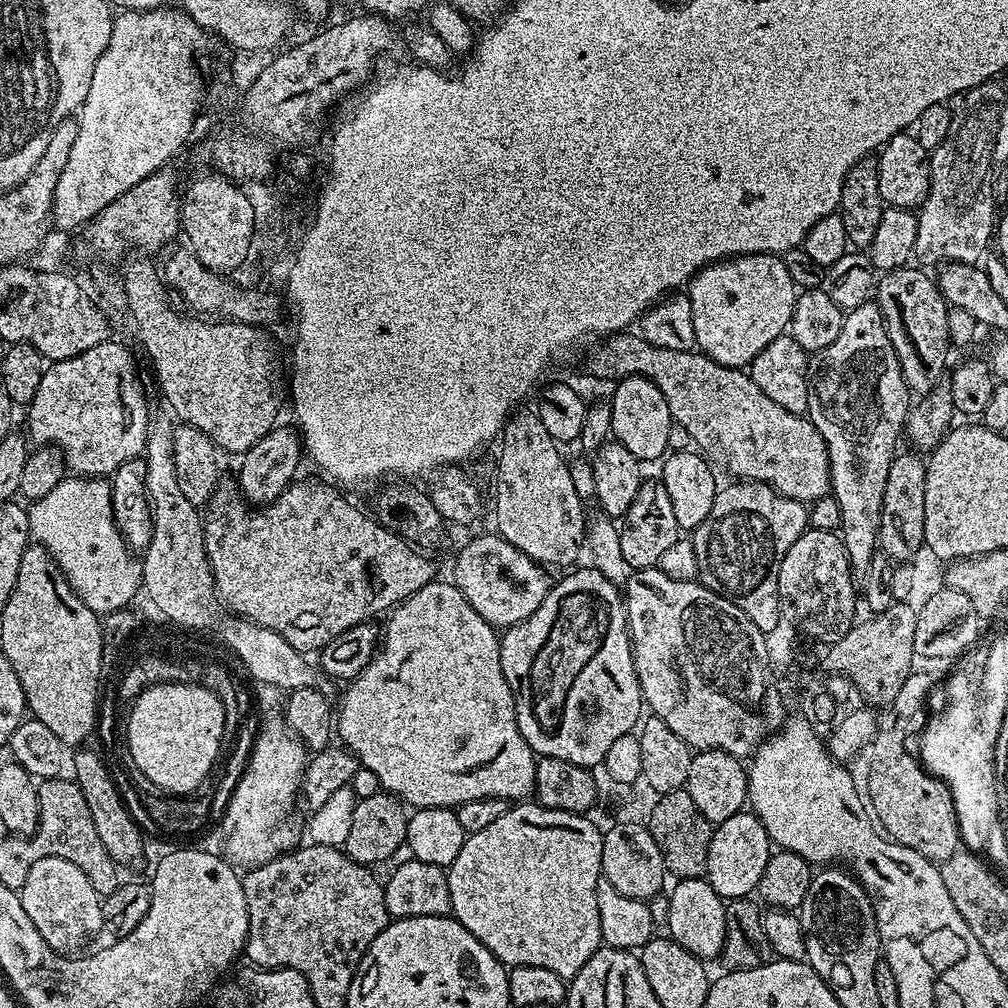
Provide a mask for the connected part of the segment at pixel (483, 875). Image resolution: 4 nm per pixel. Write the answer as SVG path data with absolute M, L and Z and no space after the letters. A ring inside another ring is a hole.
M520 802L508 807L506 814L502 814L502 818L497 818L491 826L486 826L486 830L471 833L465 839L462 850L458 850L458 858L454 858L454 862L448 865L446 871L450 886L451 915L462 926L466 926L466 930L470 930L470 934L474 934L478 942L485 944L500 959L501 964L512 968L543 966L546 970L554 970L554 974L558 974L568 982L578 974L578 970L582 970L582 966L586 966L586 962L590 962L590 958L602 946L600 923L598 922L598 882L602 879L600 867L602 866L604 838L601 829L596 829L588 819L587 815L578 812L544 808L538 802Z

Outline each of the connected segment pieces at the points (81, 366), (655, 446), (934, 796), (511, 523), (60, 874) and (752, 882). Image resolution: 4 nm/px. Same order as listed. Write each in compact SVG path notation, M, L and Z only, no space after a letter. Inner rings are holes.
M106 339L74 358L49 363L42 374L42 382L38 382L38 390L31 404L26 408L27 435L31 443L59 449L67 471L78 476L111 477L122 462L137 459L147 442L150 412L144 388L140 385L140 376L136 373L136 360L126 345L115 344L114 340Z
M628 376L615 385L610 403L612 406L612 436L615 443L626 446L630 454L641 462L659 461L669 451L670 426L674 422L662 390L645 376Z
M888 716L885 720L883 717L879 721L876 737L870 745L871 752L866 794L875 819L885 828L883 831L895 843L918 850L918 854L927 860L941 862L950 858L961 847L952 795L947 786L932 775L913 753L911 756L904 749L904 736L900 733L898 717Z
M517 410L508 417L502 433L502 443L498 448L496 469L496 527L499 536L510 542L522 554L526 554L537 564L549 569L564 568L568 570L580 556L580 547L584 548L586 504L575 493L573 479L570 478L569 461L563 456L561 445L556 443L550 434L546 434L546 426L542 426L539 411L524 412Z
M47 856L34 862L18 889L22 908L35 929L52 949L61 954L74 954L97 933L103 931L102 900L82 870L62 858Z
M735 812L730 818L726 818L726 822L713 827L704 876L708 885L726 902L751 897L759 889L762 870L766 870L766 862L773 851L772 839L766 834L766 826L762 826L755 812Z

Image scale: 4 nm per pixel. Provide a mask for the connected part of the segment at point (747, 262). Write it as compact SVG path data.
M771 252L735 255L709 264L691 277L686 288L696 348L727 368L747 369L774 338L788 332L798 289L783 259Z

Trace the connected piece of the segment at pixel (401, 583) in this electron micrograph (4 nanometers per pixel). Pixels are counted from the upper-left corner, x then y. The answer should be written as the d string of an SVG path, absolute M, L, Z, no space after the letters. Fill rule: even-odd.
M297 479L272 504L252 507L239 491L217 491L203 513L205 552L214 582L229 613L280 634L303 654L319 653L338 634L403 604L422 586L437 579L427 555L388 531L379 520L355 508L331 483Z

